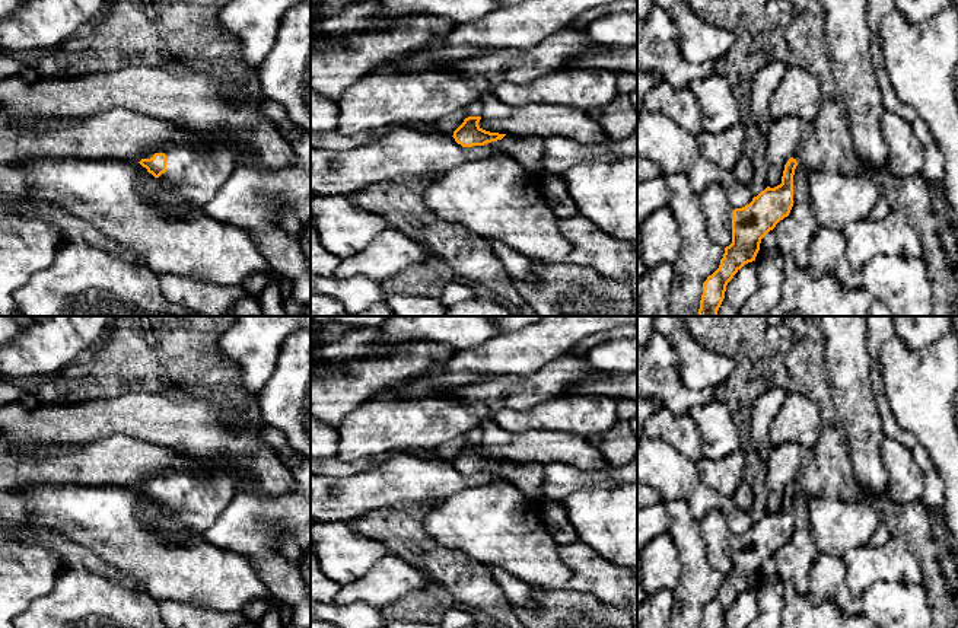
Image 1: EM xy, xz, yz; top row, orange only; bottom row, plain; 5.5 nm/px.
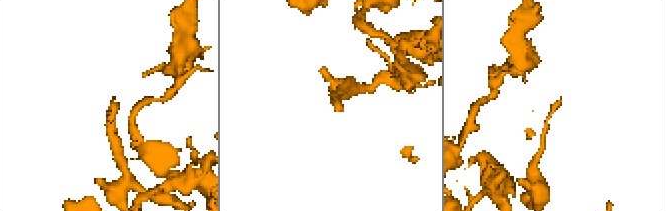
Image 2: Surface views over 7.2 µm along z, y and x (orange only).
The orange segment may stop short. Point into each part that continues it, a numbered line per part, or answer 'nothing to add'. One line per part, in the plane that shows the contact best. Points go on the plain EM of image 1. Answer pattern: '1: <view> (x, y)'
1: xy (197, 501)

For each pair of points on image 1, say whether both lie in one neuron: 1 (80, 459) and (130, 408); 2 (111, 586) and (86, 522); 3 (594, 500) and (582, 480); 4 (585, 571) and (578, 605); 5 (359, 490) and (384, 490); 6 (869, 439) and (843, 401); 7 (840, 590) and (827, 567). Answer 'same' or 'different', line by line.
1: different
2: different
3: different
4: different
5: same
6: same
7: same

